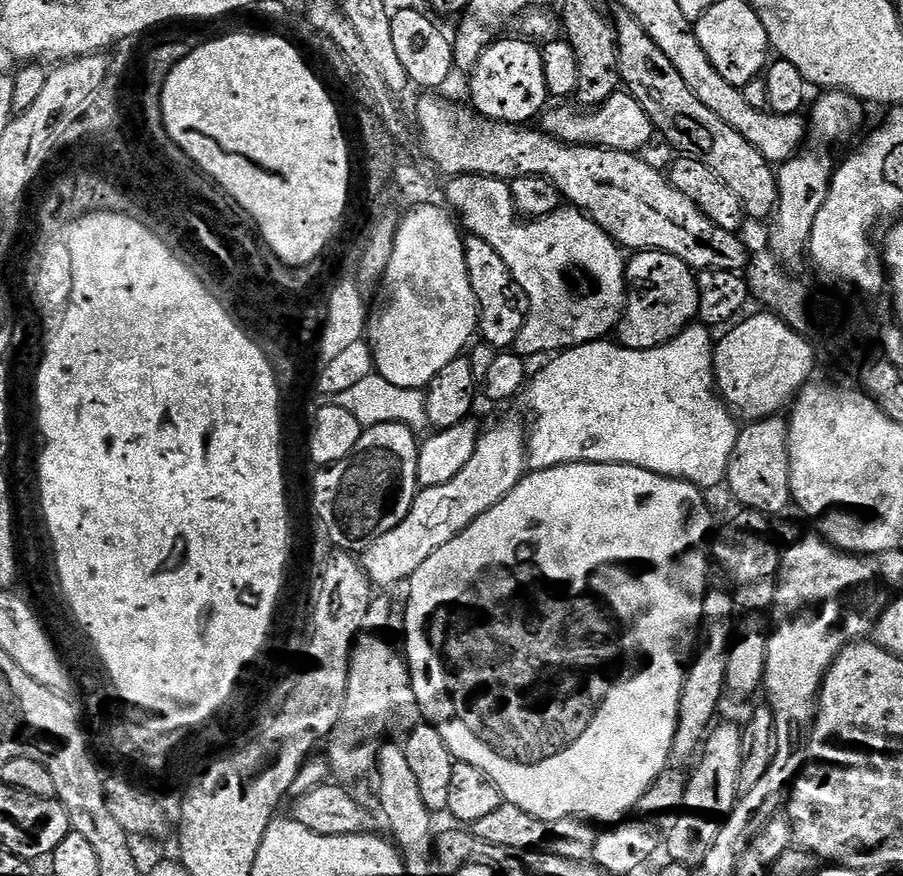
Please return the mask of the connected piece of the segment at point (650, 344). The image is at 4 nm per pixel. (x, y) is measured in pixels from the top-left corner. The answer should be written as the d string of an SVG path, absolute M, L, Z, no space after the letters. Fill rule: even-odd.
M640 250L636 256L626 264L626 303L624 315L618 325L619 343L626 348L634 350L650 350L675 340L679 332L684 331L697 319L700 307L698 306L698 286L696 285L697 273L689 268L682 258L674 254L666 254L655 250Z

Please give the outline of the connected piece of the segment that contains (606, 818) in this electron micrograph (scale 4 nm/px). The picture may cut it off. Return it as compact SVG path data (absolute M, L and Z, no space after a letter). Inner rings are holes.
M559 464L541 472L529 471L518 482L518 486L514 486L514 490L510 490L510 494L506 494L506 498L502 498L502 502L498 502L498 506L486 510L486 514L479 516L470 527L462 530L454 538L450 538L450 542L446 542L446 546L434 550L434 554L430 554L430 558L426 558L426 562L422 562L422 566L418 566L418 570L412 575L411 581L407 585L407 588L409 587L408 609L404 612L404 644L402 643L402 648L406 653L408 672L412 675L412 689L418 698L421 717L427 723L432 724L438 730L438 734L442 734L446 746L450 746L452 755L459 763L478 766L478 770L486 770L486 774L490 774L490 778L494 778L494 782L498 782L498 790L504 795L507 803L518 806L522 810L526 810L526 814L534 814L534 818L545 822L555 822L567 816L579 816L585 820L599 822L604 826L611 826L623 821L627 817L624 815L635 809L636 803L648 793L653 782L669 767L672 760L674 734L678 730L684 673L690 663L690 657L693 655L694 645L698 640L702 602L710 587L710 581L708 581L709 553L707 551L699 552L696 549L703 546L708 531L710 531L709 536L713 531L712 516L708 513L708 504L704 501L704 496L705 493L689 480L676 480L672 476L659 476L633 464Z

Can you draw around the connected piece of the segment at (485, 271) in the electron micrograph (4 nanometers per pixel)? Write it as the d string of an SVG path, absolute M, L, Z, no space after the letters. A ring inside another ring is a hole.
M469 235L465 239L464 257L468 267L470 286L474 290L474 298L478 305L479 339L497 350L511 349L522 330L526 312L523 307L516 308L515 302L512 301L514 285L510 266L506 266L506 262L502 262L502 254L498 254L498 250L494 250L494 246L490 246L490 242L473 235Z

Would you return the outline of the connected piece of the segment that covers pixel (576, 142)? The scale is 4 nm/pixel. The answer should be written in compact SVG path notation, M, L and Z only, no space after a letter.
M618 90L606 102L595 105L594 110L583 107L571 108L571 103L564 102L561 108L549 107L539 117L539 127L547 136L555 140L563 140L573 146L595 146L598 148L613 148L619 152L639 153L654 137L654 129L646 110L638 106L638 102L626 90Z

